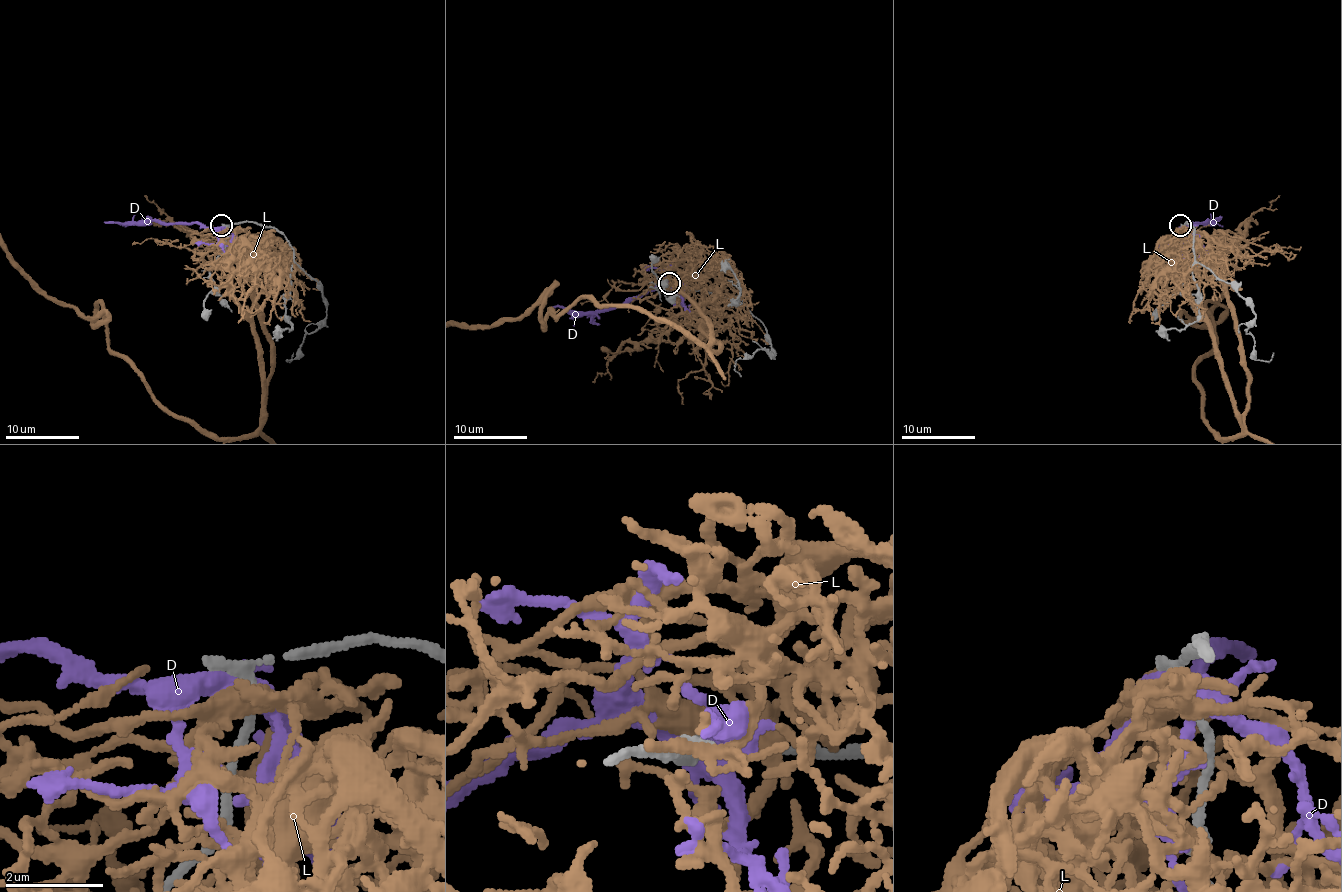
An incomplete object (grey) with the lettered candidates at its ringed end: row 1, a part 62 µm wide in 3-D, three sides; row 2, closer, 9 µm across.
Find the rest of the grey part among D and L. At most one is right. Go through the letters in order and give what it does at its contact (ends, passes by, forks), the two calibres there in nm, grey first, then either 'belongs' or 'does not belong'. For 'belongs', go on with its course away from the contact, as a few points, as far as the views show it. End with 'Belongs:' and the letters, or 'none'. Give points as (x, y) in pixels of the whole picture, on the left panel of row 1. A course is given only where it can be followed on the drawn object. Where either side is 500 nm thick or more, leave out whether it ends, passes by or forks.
D: it forks | 200/400 nm | does not belong
L: it passes by | 160/480 nm | does not belong
Belongs: none

